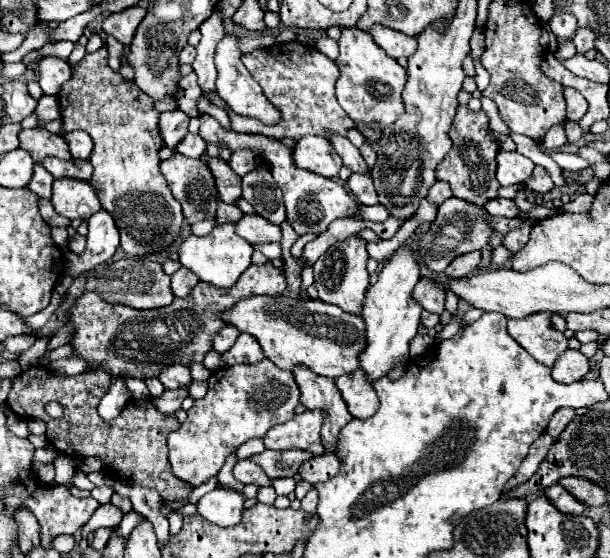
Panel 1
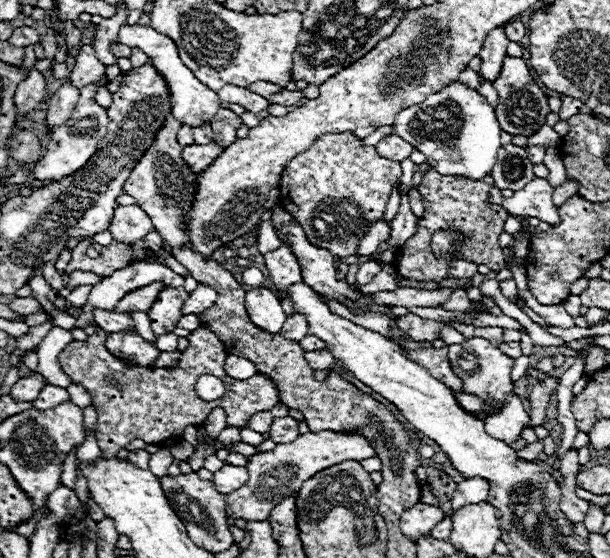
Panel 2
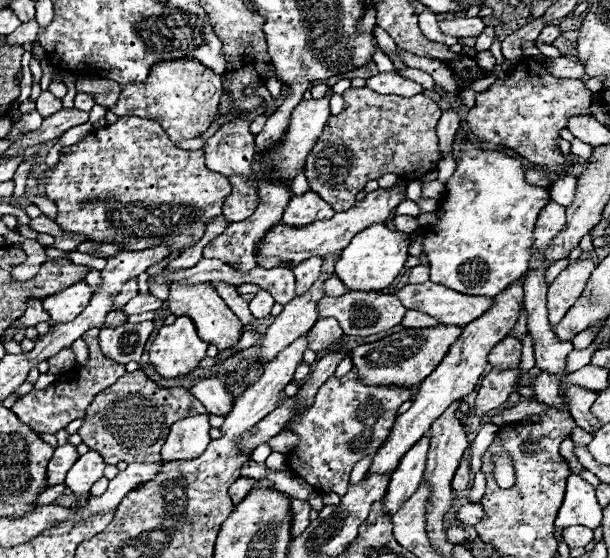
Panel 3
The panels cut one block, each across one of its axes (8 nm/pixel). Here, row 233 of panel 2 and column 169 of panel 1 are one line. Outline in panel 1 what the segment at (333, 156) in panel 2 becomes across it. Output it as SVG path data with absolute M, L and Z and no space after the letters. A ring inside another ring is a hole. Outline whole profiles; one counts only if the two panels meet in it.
M266 262L262 266L252 264L238 278L236 286L230 286L228 290L216 288L208 282L198 282L192 288L192 294L188 294L186 298L174 298L174 302L170 306L160 308L160 310L134 310L128 306L120 306L120 304L108 304L98 294L84 292L64 316L66 324L70 324L74 328L74 338L68 344L74 348L72 356L86 360L90 370L96 370L94 364L98 364L100 370L108 372L114 380L126 380L126 378L144 378L146 380L146 378L158 376L164 368L168 368L170 364L176 364L176 362L182 362L186 366L190 366L192 362L202 362L204 356L212 350L212 338L218 334L216 330L222 330L226 326L226 322L220 318L220 314L224 314L226 310L236 306L236 302L240 302L242 298L250 298L256 294L276 296L276 294L282 294L284 290L286 290L286 276L282 274L282 270L278 270L276 266Z

